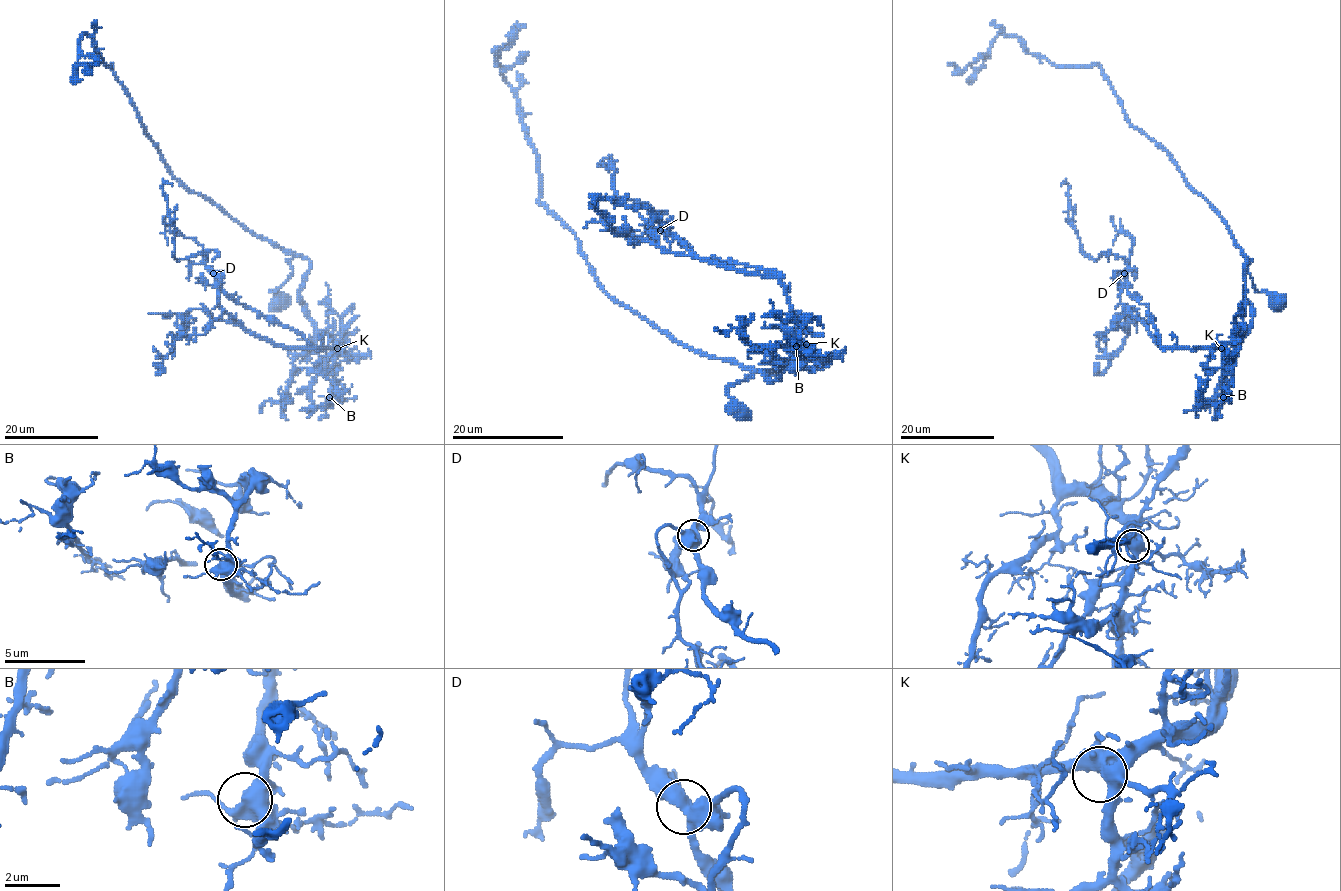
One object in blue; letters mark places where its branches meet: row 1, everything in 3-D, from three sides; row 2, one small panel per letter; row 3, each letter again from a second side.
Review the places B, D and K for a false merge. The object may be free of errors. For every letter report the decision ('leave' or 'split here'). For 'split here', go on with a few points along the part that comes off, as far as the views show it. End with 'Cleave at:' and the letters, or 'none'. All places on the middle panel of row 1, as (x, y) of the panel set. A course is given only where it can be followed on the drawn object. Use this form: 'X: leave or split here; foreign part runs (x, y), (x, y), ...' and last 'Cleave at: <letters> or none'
B: leave
D: split here; foreign part runs (659, 230), (651, 231), (648, 207), (622, 199), (616, 193), (615, 170), (608, 163), (598, 164), (612, 154)
K: leave
Cleave at: D

